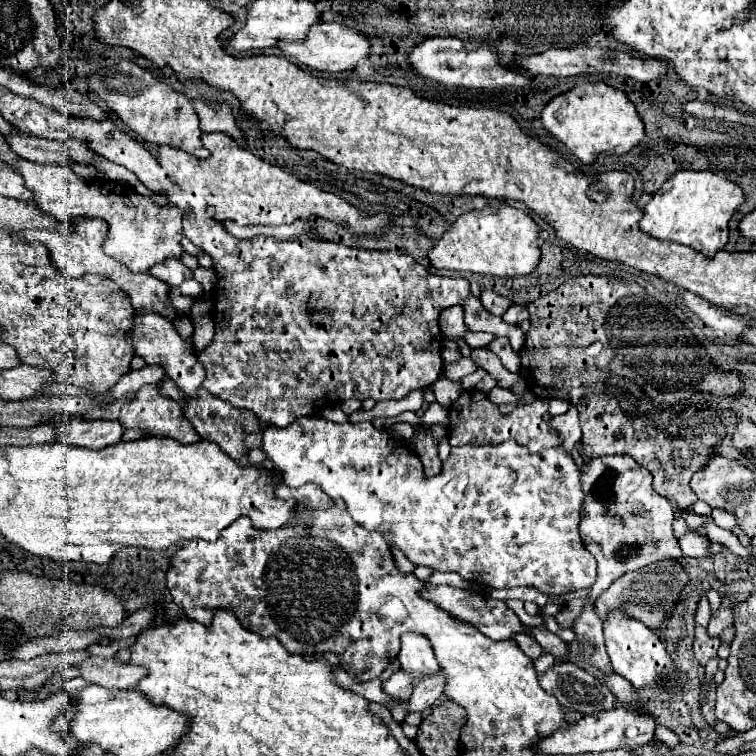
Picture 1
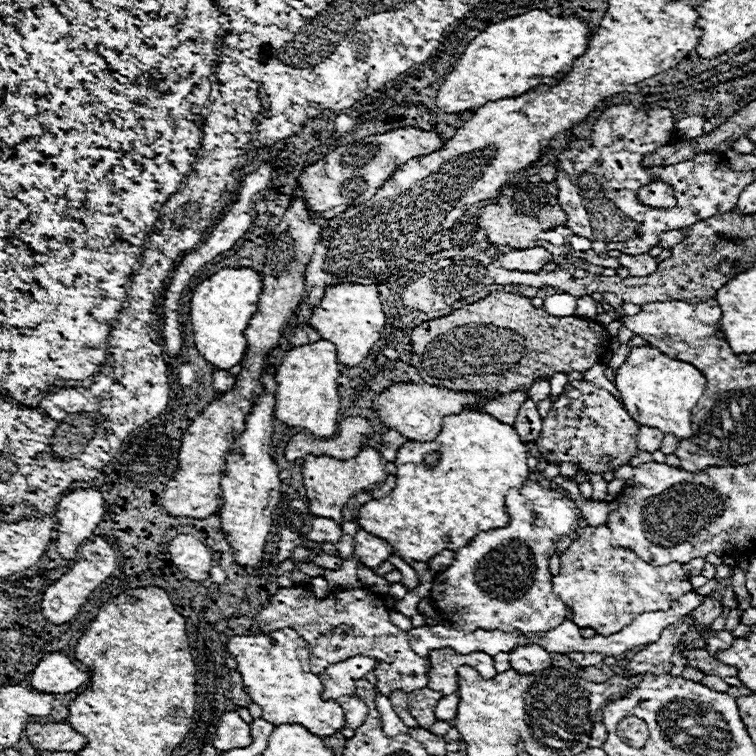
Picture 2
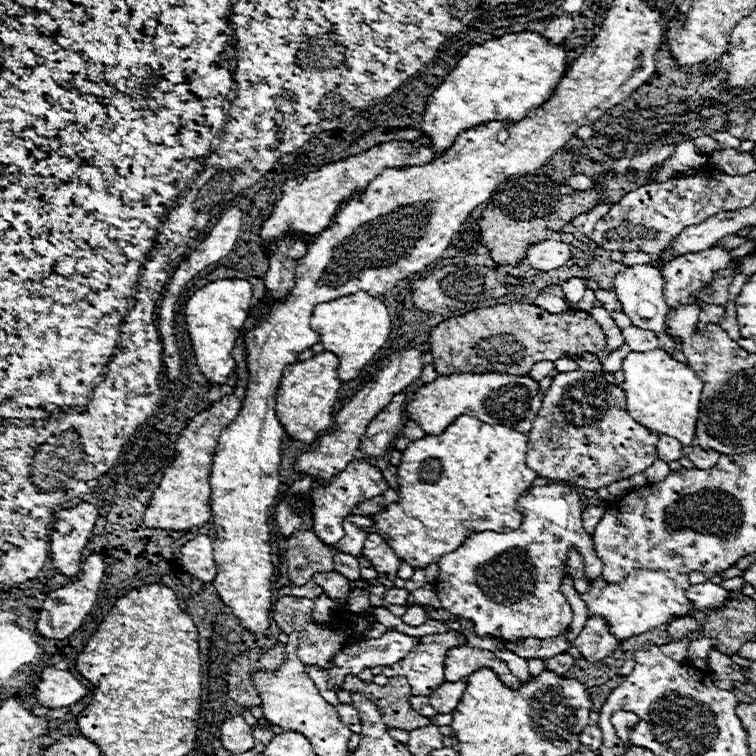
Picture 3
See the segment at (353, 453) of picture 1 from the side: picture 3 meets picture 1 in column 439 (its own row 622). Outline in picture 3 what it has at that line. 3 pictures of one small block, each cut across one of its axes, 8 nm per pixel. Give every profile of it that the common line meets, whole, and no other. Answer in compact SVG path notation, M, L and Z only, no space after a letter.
M550 484L550 486L532 486L528 488L520 498L518 498L518 504L516 508L522 512L524 520L522 520L522 526L514 532L474 532L474 536L468 536L466 542L462 544L462 548L442 556L442 560L438 562L440 566L440 576L438 580L434 582L434 592L442 604L442 608L446 608L448 612L454 612L456 616L462 616L462 618L468 618L474 622L474 628L476 628L476 634L482 636L482 634L490 634L490 636L502 636L504 640L520 640L520 638L552 638L552 636L558 636L558 634L564 634L572 622L572 610L570 610L570 604L566 602L566 598L560 594L560 578L566 570L566 552L570 546L576 546L578 552L582 554L584 558L584 572L586 572L586 578L592 580L592 578L598 578L602 572L602 560L596 556L594 552L594 546L592 546L592 536L582 528L582 502L580 502L580 496L570 488L570 486L560 486L560 484Z

